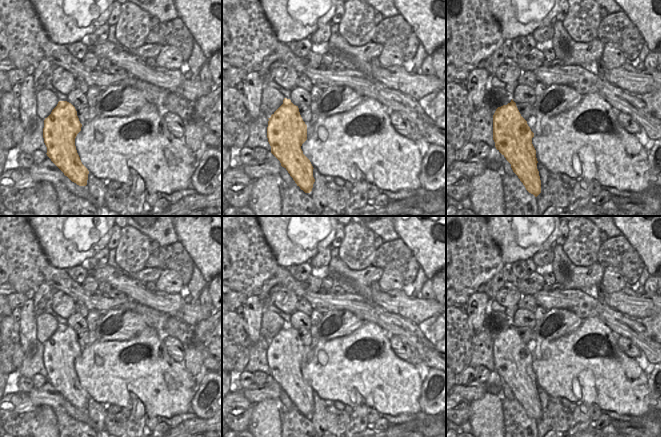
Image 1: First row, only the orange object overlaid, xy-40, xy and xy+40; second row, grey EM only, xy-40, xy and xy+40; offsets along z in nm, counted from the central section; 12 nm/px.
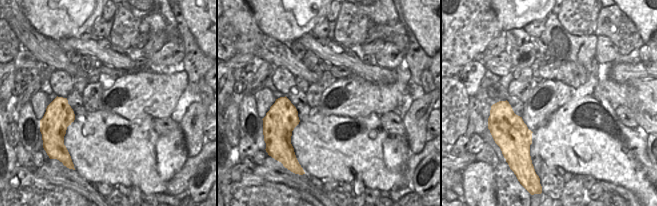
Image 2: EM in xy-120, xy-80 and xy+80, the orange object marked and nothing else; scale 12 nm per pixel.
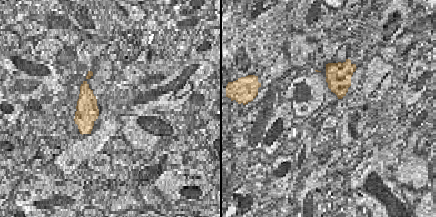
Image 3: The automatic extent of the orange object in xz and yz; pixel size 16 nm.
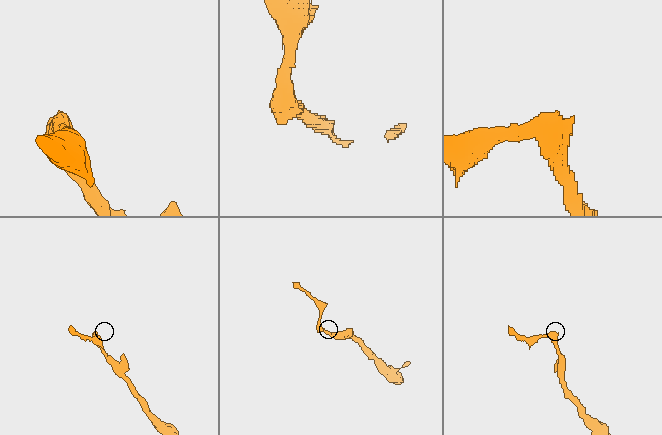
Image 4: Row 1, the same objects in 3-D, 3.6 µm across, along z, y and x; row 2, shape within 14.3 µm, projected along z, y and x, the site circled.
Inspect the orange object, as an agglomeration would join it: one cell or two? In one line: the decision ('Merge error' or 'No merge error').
Merge error

